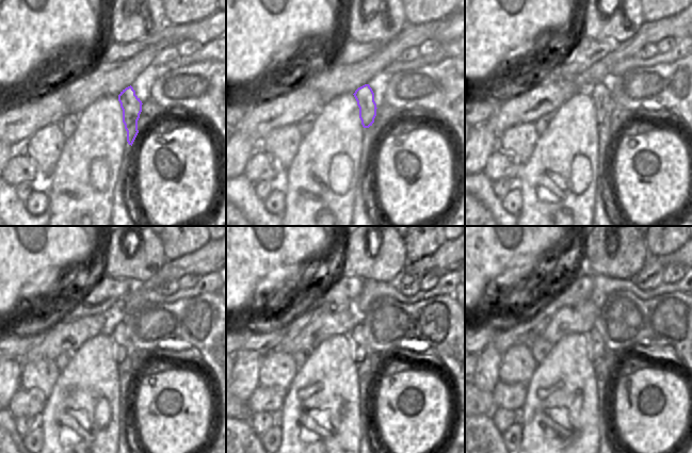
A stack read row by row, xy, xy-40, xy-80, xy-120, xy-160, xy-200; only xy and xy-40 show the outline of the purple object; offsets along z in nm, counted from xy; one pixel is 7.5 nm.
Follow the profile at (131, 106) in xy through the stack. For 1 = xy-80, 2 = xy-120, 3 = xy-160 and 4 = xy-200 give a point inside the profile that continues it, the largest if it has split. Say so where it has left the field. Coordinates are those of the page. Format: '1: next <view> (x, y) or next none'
1: next xy-80 (600, 92)
2: next xy-120 (118, 330)
3: next xy-160 (360, 348)
4: next xy-200 (597, 346)

